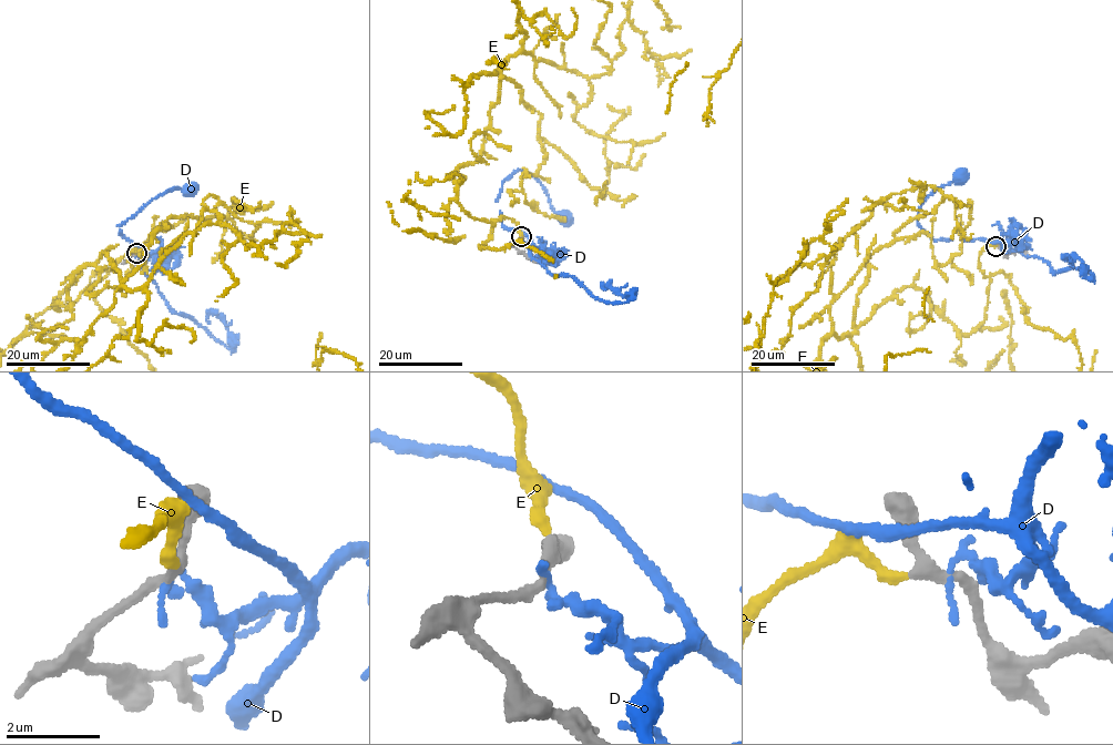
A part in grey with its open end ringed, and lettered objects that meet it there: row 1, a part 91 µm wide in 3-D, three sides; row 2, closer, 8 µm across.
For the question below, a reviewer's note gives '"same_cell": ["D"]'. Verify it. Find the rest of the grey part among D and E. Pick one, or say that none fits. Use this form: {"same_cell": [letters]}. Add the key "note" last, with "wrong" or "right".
{"same_cell": ["E"], "note": "wrong"}

